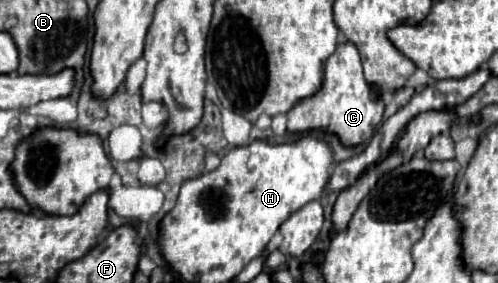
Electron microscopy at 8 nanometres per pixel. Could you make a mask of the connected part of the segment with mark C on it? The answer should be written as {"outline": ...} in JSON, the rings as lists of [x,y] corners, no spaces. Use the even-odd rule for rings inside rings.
{"outline":[[[346,41],[336,47],[336,51],[328,57],[324,67],[324,83],[322,89],[296,103],[294,109],[288,111],[288,131],[290,133],[304,133],[304,131],[326,131],[340,139],[342,145],[354,147],[372,139],[374,129],[380,125],[384,115],[384,103],[374,93],[374,89],[364,81],[362,61],[358,49]]]}

